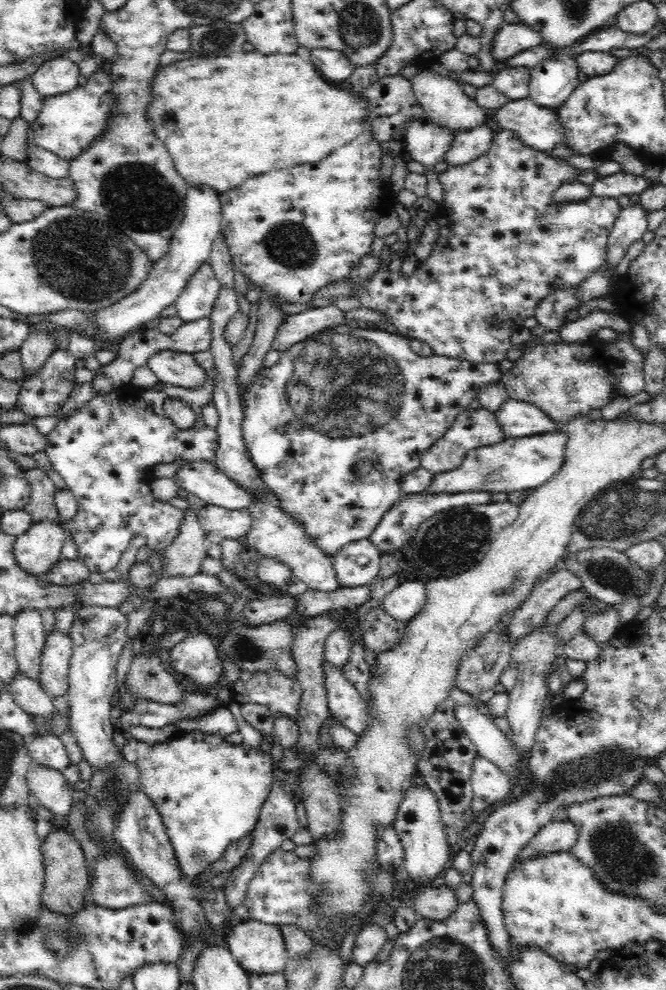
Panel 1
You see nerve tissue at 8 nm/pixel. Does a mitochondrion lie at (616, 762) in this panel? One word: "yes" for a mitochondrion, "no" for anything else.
yes

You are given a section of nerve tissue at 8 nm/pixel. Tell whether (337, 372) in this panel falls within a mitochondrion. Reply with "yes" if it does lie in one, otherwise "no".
yes

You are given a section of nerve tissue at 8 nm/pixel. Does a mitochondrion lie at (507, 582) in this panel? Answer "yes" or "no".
no

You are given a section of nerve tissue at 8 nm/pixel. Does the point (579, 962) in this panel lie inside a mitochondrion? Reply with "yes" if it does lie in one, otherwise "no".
no

